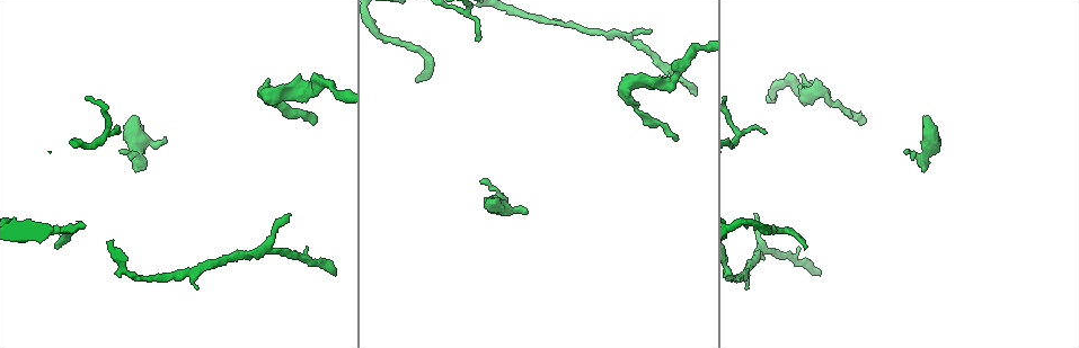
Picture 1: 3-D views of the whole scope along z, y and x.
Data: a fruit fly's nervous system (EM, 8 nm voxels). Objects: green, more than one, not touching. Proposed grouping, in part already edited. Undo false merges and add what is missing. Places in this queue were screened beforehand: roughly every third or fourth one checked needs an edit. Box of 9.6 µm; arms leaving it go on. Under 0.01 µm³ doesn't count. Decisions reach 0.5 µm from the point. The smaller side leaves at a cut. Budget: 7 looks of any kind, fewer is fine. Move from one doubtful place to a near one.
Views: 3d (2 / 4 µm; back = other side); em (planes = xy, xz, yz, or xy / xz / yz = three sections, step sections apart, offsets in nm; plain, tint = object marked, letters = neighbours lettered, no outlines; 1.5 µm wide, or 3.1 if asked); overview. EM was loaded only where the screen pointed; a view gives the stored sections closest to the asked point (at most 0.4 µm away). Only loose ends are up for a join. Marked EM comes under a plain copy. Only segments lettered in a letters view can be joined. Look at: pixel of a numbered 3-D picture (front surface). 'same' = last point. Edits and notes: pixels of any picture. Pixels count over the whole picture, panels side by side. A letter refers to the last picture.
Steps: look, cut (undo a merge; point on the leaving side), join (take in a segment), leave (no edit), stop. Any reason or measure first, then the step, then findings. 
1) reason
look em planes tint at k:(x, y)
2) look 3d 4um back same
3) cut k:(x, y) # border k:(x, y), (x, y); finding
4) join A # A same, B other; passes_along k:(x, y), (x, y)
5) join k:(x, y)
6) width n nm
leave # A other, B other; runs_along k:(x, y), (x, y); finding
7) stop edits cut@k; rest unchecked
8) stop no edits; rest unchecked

tapers out
look em xz step 8 letters at 1:(863, 118)

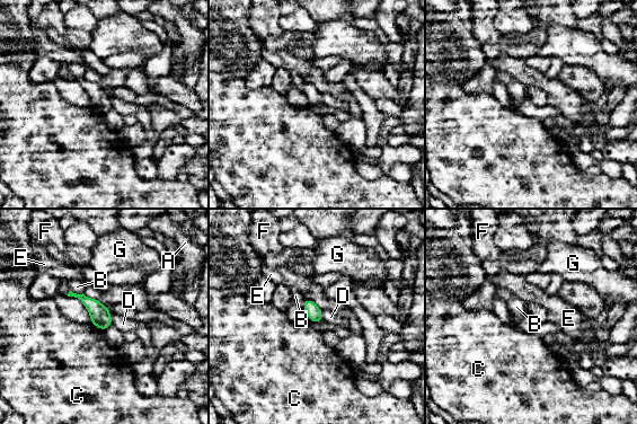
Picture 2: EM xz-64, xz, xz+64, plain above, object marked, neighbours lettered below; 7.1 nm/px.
look em planes letters same

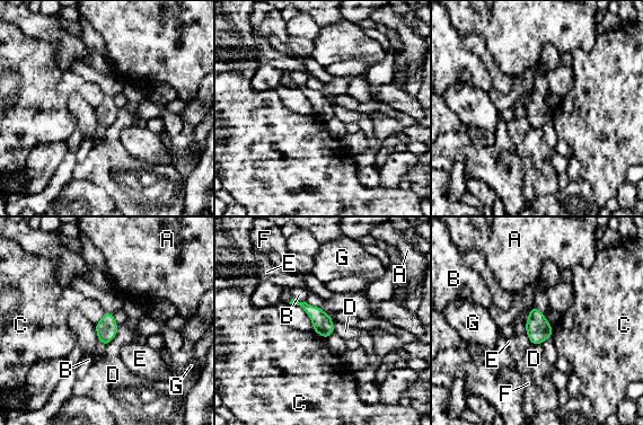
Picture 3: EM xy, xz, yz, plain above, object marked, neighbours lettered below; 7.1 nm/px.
width 150 nm
leave # A other, B other, C other, D other, E other, F other, G other; none of them fits

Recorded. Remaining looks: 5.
thin end
look em planes letters at 1:(819, 273)

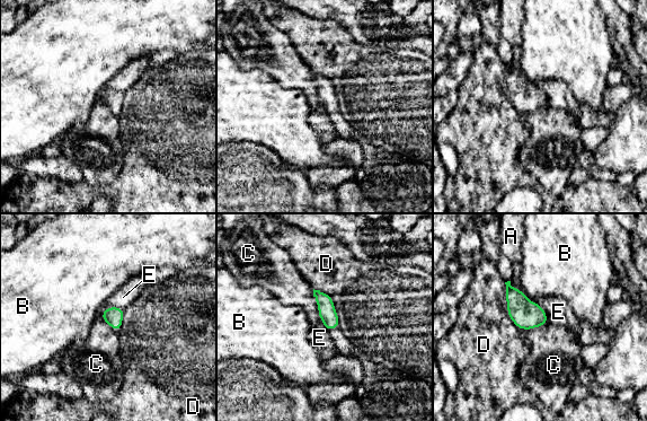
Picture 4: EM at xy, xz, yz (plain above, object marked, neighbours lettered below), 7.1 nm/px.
width 130 nm
leave # A other, B other, C other, D other, E other; none of them fits

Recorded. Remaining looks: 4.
sharp bend
look 3d 4um at 1:(105, 135)

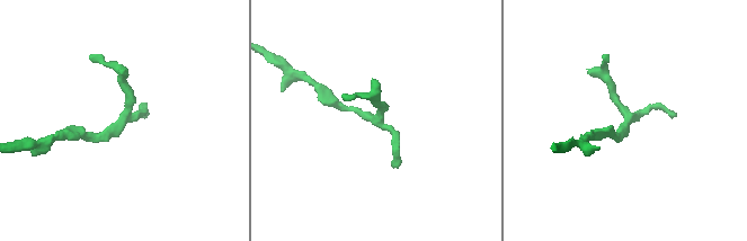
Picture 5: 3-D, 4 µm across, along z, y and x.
shape alone is not enough
look em planes letters at 5:(123, 121)

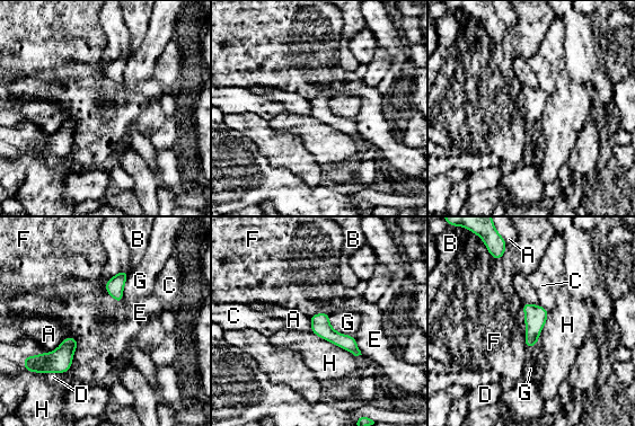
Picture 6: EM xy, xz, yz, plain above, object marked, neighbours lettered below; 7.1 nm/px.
width 140 nm
leave # A other, B other, C other, D other, E other, F other, G other, H other; continuous, no second neuron

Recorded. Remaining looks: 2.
stop no edits; rest unchecked

